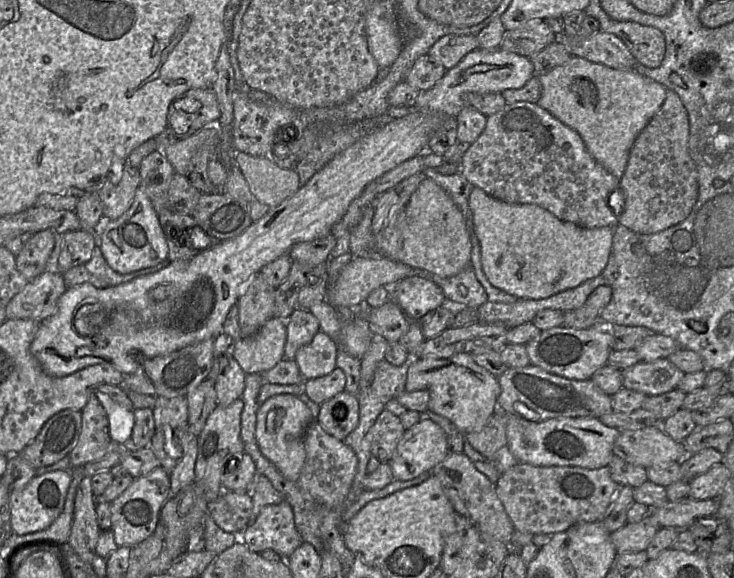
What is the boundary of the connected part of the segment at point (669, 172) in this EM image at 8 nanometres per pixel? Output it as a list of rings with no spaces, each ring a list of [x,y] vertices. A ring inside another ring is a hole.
[[[666,88],[666,99],[660,109],[636,137],[628,163],[620,179],[617,215],[619,224],[640,234],[653,234],[674,226],[690,214],[698,197],[697,167],[688,152],[689,119],[677,93]]]

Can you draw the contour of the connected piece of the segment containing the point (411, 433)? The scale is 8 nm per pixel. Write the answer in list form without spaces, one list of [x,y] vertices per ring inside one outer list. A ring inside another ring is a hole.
[[[424,416],[417,424],[405,430],[388,464],[391,466],[395,480],[407,481],[424,472],[431,472],[449,453],[450,450],[443,429],[433,420]]]

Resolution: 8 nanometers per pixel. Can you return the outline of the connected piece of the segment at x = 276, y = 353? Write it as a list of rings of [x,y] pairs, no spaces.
[[[271,318],[255,334],[235,342],[232,357],[245,374],[264,373],[285,358],[286,320]]]

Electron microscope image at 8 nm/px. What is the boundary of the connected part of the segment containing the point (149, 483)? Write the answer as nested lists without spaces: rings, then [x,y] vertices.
[[[162,466],[135,478],[130,486],[111,502],[111,530],[118,547],[133,547],[147,539],[155,530],[160,510],[171,495],[169,474]]]

